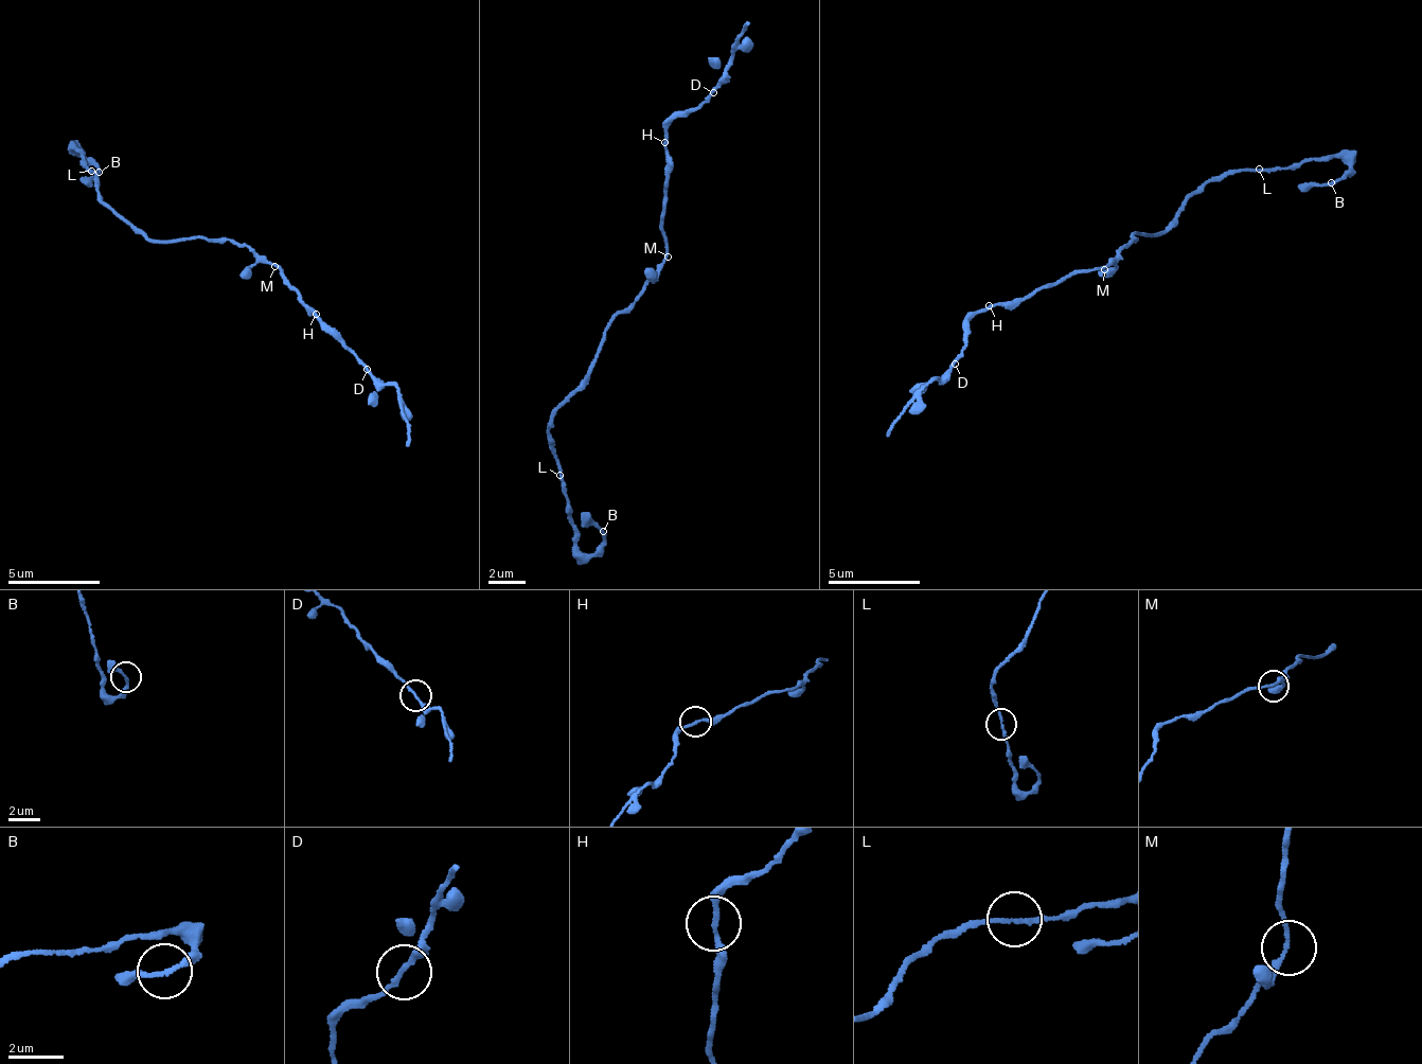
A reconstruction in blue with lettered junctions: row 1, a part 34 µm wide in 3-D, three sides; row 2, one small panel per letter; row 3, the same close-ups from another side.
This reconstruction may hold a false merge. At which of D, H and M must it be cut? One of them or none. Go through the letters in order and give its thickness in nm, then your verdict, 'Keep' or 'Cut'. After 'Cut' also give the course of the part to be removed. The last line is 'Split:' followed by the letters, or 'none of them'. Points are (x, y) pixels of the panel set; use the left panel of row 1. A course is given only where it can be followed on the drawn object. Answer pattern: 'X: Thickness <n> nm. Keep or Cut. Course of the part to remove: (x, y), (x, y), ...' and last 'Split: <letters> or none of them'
D: Thickness 200 nm. Keep
H: Thickness 160 nm. Keep
M: Thickness 160 nm. Keep
Split: none of them

